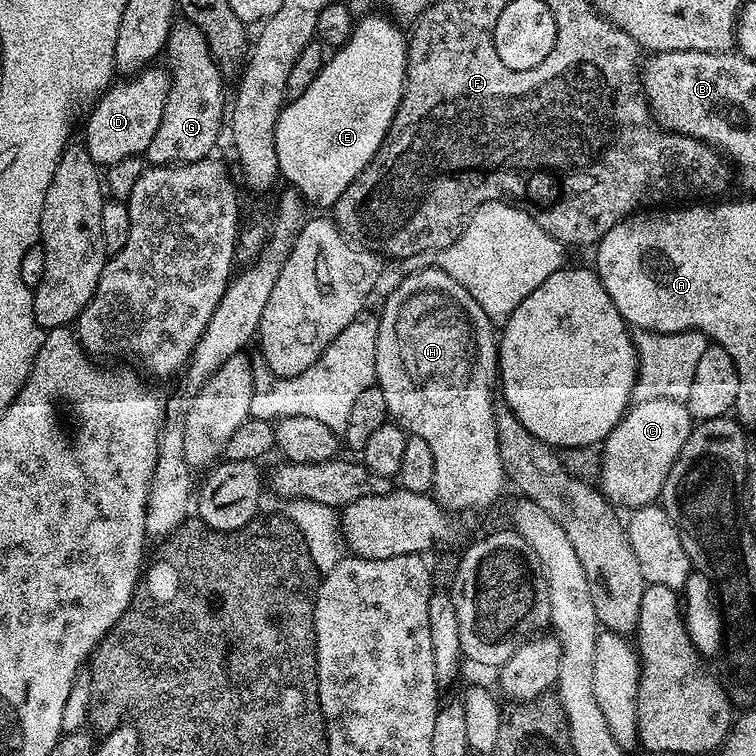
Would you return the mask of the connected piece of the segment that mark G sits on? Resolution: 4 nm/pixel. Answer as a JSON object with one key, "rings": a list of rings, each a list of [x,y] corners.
{"rings":[[[186,19],[173,23],[166,45],[167,56],[166,68],[172,85],[168,91],[162,122],[158,122],[158,130],[146,153],[147,163],[152,166],[211,157],[212,147],[220,136],[220,127],[226,124],[225,77],[202,30]]]}

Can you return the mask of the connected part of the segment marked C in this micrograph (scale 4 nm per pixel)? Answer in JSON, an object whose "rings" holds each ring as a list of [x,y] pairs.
{"rings":[[[641,400],[633,403],[618,422],[618,426],[610,430],[610,434],[602,441],[602,447],[599,449],[598,487],[609,504],[620,510],[623,508],[631,510],[659,501],[666,478],[674,462],[682,455],[682,446],[686,446],[686,438],[690,438],[693,427],[694,421],[688,412],[687,403],[678,400]]]}

